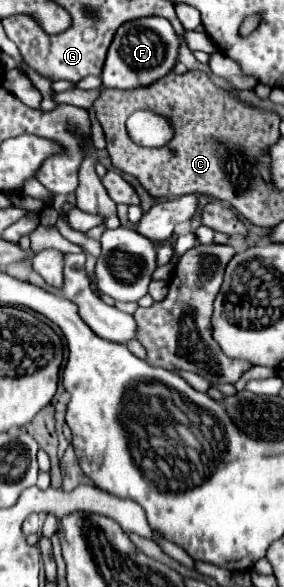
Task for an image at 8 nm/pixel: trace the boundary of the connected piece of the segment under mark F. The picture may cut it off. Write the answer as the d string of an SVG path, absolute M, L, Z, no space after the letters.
M152 16L152 18L144 18L144 20L126 22L118 28L118 32L110 44L108 58L106 58L104 72L102 72L102 86L128 90L128 88L154 84L156 80L160 80L172 72L172 68L176 64L178 48L180 48L180 38L166 18Z

